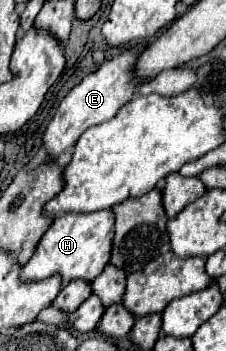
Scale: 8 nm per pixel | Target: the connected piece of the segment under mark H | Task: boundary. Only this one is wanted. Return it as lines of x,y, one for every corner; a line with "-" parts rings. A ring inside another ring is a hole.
93,211
89,215
69,213
53,221
43,235
33,257
23,267
23,281
41,281
59,273
65,283
73,279
93,281
109,263
109,247
113,247
113,211

